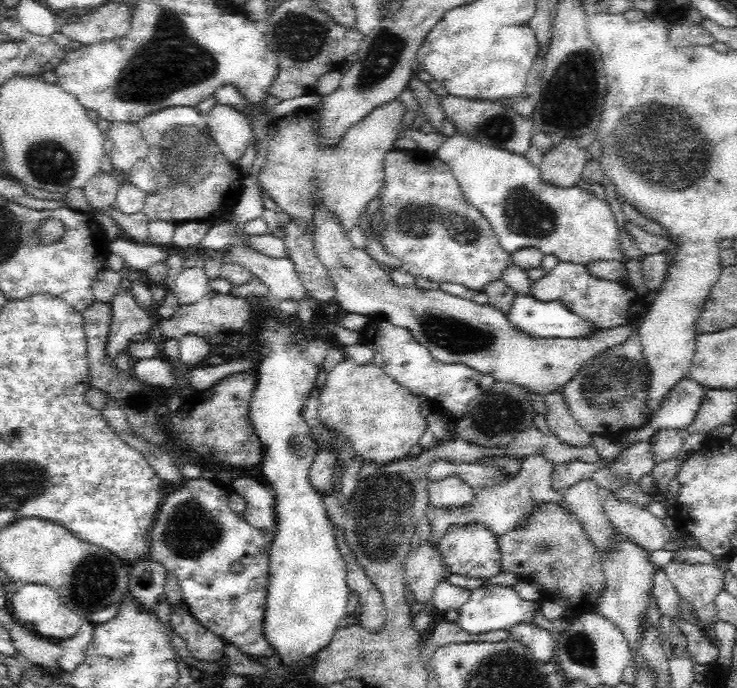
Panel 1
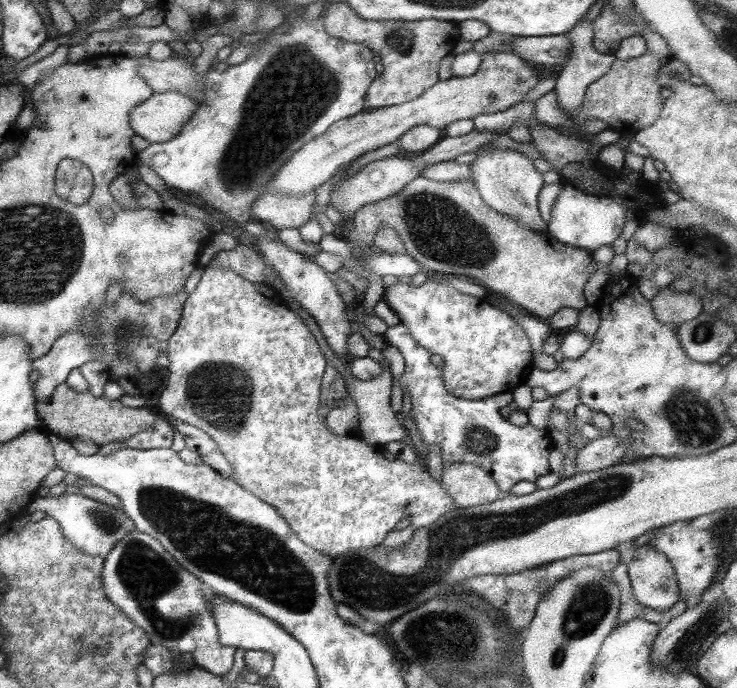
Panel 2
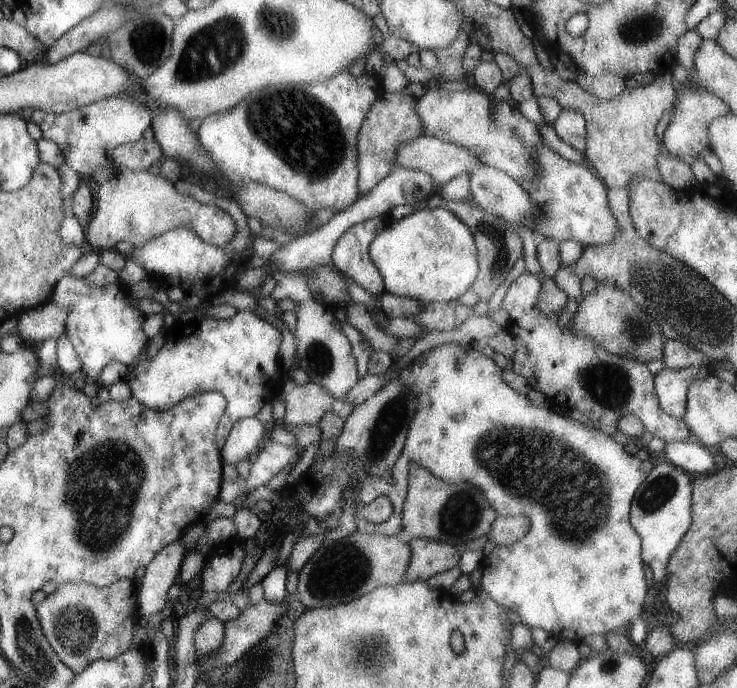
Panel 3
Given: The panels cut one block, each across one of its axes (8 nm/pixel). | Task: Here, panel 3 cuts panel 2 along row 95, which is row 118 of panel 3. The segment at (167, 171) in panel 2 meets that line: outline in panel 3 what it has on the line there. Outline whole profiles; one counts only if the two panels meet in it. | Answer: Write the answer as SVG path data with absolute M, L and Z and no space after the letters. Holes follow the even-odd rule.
M340 70L334 78L314 84L280 83L251 92L230 110L204 118L196 136L220 174L232 184L242 186L256 182L300 202L312 213L322 208L339 213L360 197L356 142L360 126L376 98L373 83L354 78L348 70Z

